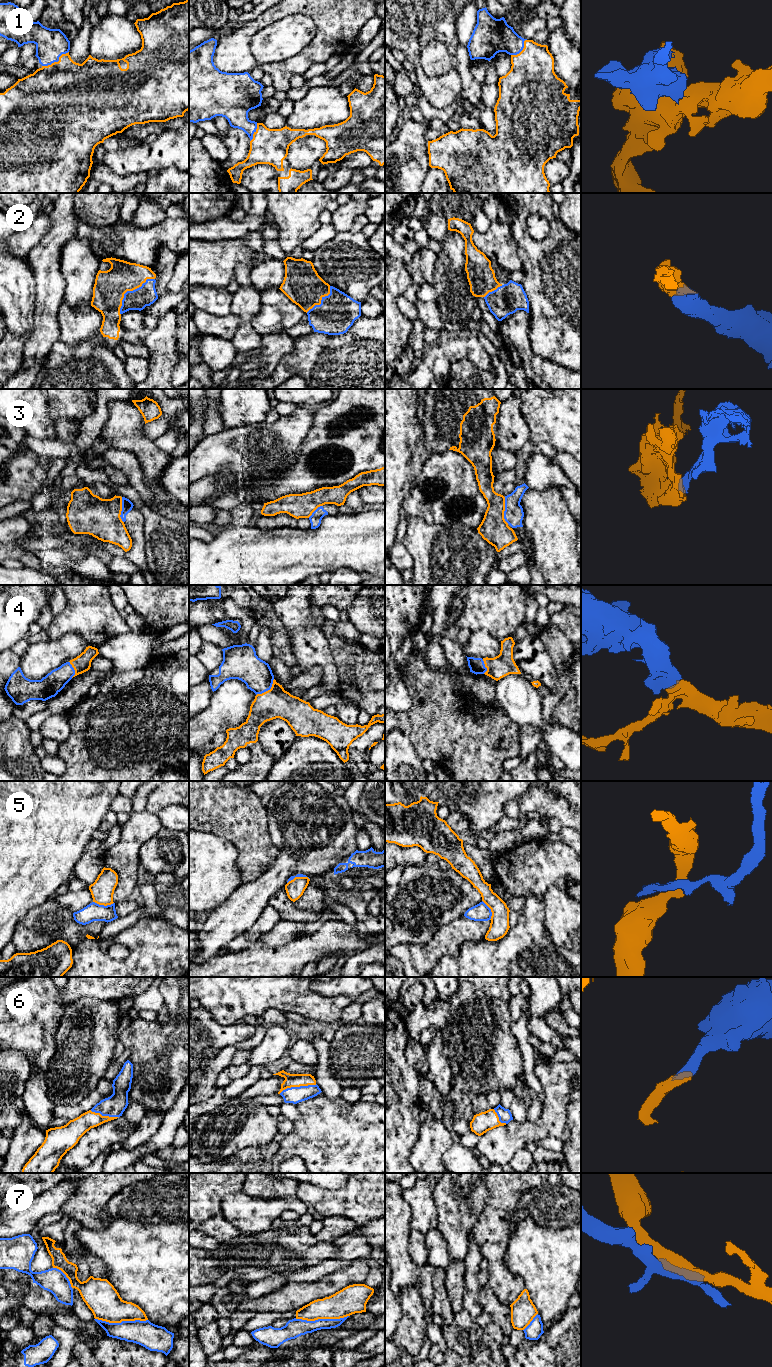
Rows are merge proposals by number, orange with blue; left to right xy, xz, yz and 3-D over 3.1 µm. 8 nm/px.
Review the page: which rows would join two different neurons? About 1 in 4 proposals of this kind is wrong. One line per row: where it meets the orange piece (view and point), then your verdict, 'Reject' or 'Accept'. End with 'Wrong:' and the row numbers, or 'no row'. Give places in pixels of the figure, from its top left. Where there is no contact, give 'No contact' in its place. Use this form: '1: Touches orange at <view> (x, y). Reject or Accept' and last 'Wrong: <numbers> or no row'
1: Touches orange at xy (56, 62). Accept
2: Touches orange at xy (129, 290). Accept
3: Touches orange at yz (504, 510). Reject
4: Touches orange at xz (268, 690). Accept
5: Touches orange at xy (103, 904). Reject
6: Touches orange at xz (297, 1086). Accept
7: Touches orange at xz (321, 1318). Reject
Wrong: 3, 5, 7

